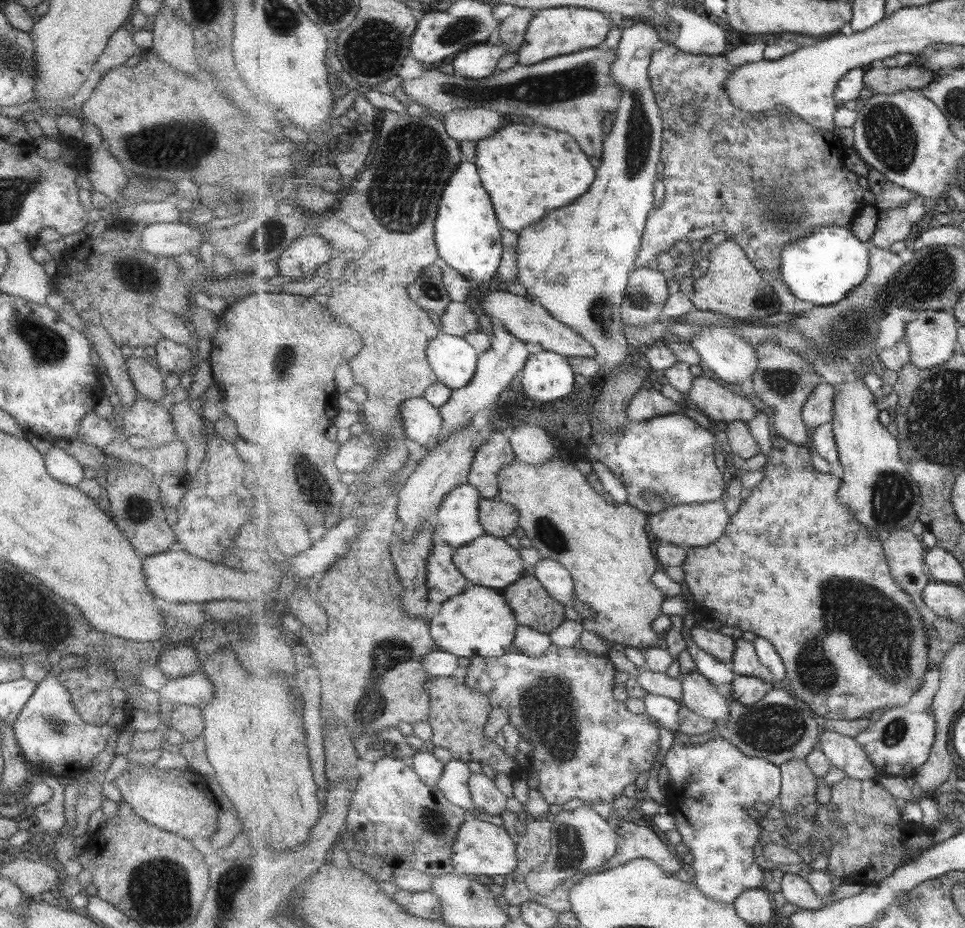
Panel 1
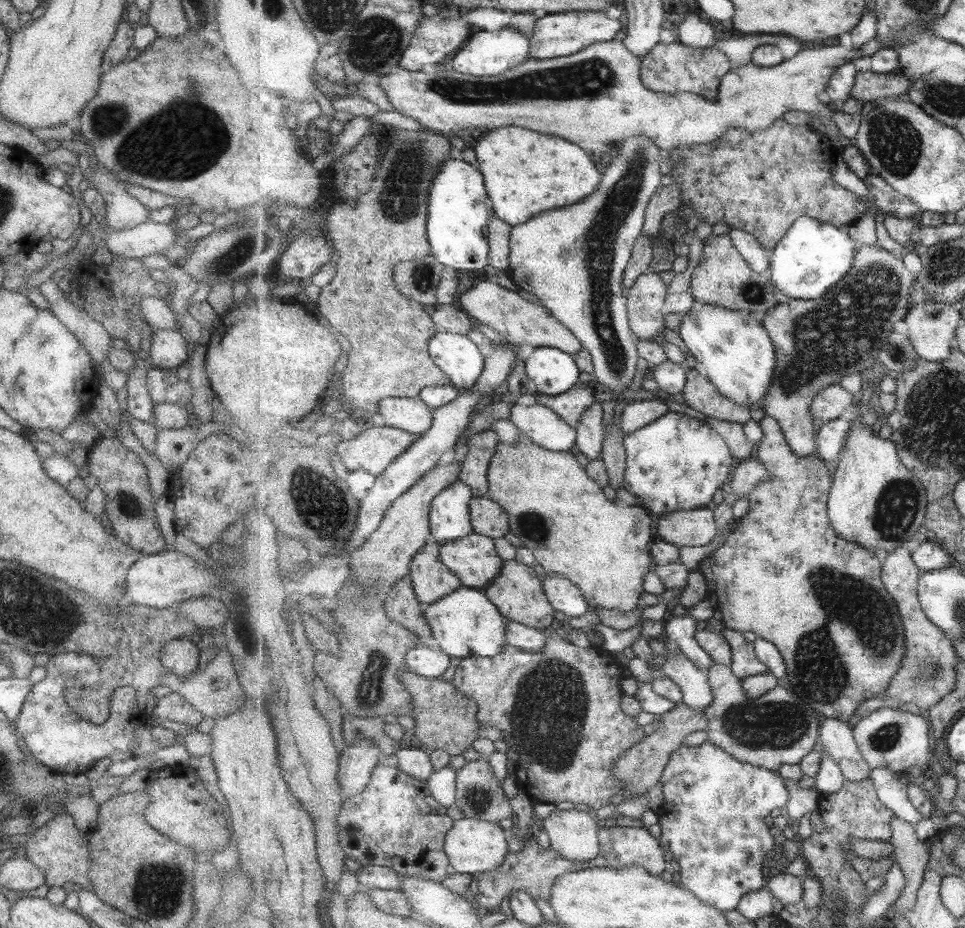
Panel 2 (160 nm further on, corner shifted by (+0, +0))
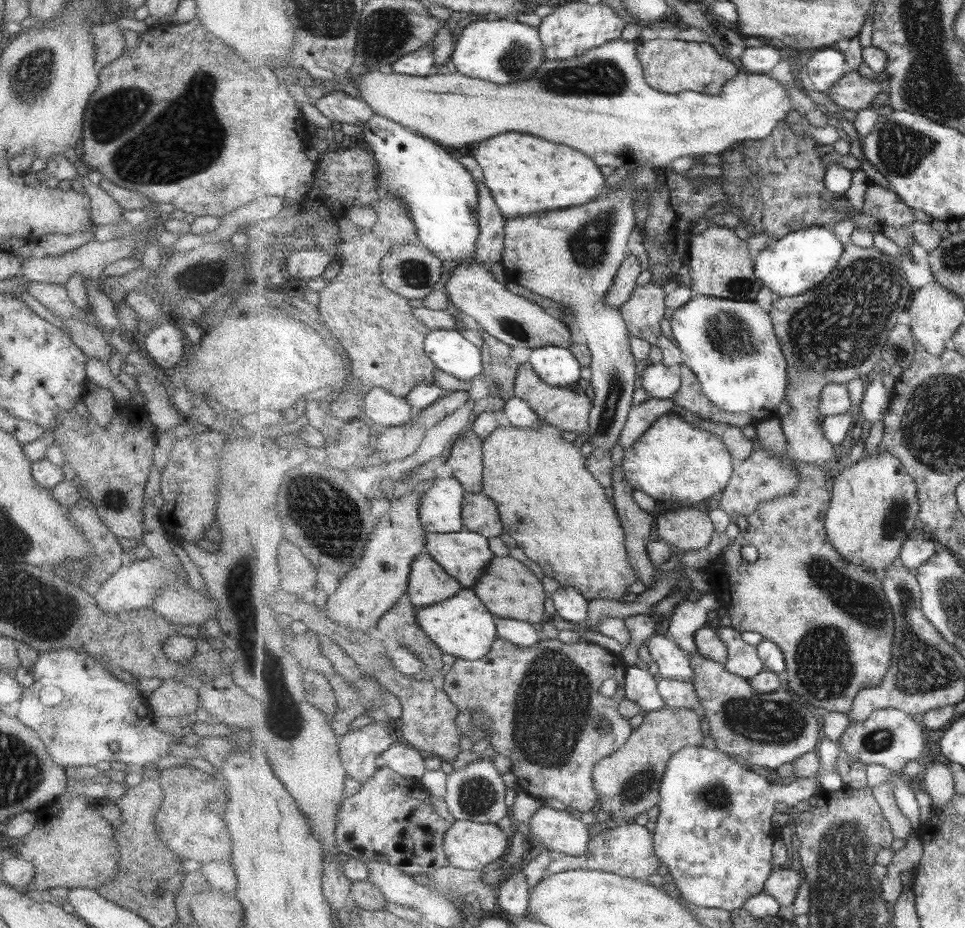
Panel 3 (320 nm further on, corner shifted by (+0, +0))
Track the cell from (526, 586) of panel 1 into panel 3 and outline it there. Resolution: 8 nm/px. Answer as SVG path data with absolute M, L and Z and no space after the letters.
M511 556L495 557L489 564L485 576L479 579L472 588L486 608L497 618L512 618L531 624L543 620L547 593L541 579L527 567Z

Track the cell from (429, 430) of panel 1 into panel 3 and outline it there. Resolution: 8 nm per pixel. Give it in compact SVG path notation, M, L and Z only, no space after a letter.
M385 388L369 390L369 394L365 396L363 411L372 424L387 427L401 426L417 416L413 414L407 398L394 396Z

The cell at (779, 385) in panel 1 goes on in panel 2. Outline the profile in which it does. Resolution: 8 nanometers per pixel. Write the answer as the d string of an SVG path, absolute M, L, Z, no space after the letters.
M879 244L858 247L850 271L829 292L824 292L822 297L817 300L791 299L775 305L765 313L763 324L773 340L778 366L775 367L773 385L762 408L765 414L774 416L779 421L795 455L809 457L817 454L820 423L812 414L815 397L832 385L840 384L845 376L864 373L873 377L879 372L879 352L893 334L893 326L905 321L910 314L913 285L913 276L905 268L899 252L889 252Z

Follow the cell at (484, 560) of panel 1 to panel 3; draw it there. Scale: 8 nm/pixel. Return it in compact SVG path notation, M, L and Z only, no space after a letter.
M463 528L459 532L427 533L426 552L454 576L465 589L473 588L474 584L486 575L490 562L495 558L489 539L478 532Z

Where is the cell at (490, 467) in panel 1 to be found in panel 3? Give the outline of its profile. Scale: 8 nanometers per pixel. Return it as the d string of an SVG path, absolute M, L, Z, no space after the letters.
M472 429L465 432L451 447L452 453L446 460L452 474L469 493L481 493L484 487L484 442Z

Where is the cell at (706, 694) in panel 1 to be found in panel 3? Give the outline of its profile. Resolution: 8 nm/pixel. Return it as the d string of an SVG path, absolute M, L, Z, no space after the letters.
M668 634L653 635L648 640L648 652L653 658L653 668L663 679L679 679L694 684L690 655Z

